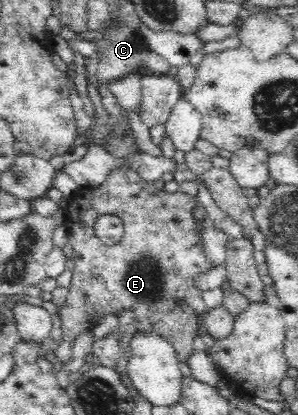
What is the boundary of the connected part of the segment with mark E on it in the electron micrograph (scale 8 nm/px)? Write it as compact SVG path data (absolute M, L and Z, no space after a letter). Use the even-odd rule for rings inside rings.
M119 168L118 170L114 170L108 174L106 182L103 184L100 184L98 187L81 188L81 190L76 193L74 199L68 203L68 207L65 209L67 215L65 225L69 230L69 243L73 248L71 258L74 261L74 269L72 283L69 287L65 306L59 309L57 312L60 314L60 319L63 325L61 326L61 341L58 348L53 351L53 353L57 356L59 362L63 362L65 364L69 362L72 356L71 345L77 336L84 334L84 332L91 331L92 327L96 326L96 324L98 324L98 322L100 322L104 316L108 316L108 314L122 316L125 310L132 310L132 312L134 312L133 321L139 324L137 332L153 332L154 334L165 338L174 347L179 360L186 363L188 362L188 358L190 358L190 356L192 356L192 352L195 351L193 347L194 339L201 334L201 329L199 328L200 326L198 323L199 315L196 314L194 308L191 308L191 306L186 302L185 294L188 289L195 286L196 276L204 274L204 272L210 272L212 268L216 268L214 265L210 265L210 263L207 261L202 244L203 236L200 236L198 233L200 230L198 230L195 225L195 223L199 222L193 217L193 209L196 207L196 204L198 204L198 202L197 198L194 196L189 196L188 194L183 194L179 191L172 194L172 192L166 192L164 189L157 190L153 187L152 183L144 181L132 168ZM104 214L114 214L123 221L125 231L121 241L118 242L118 244L104 246L100 238L96 236L95 223L98 221L98 218Z

